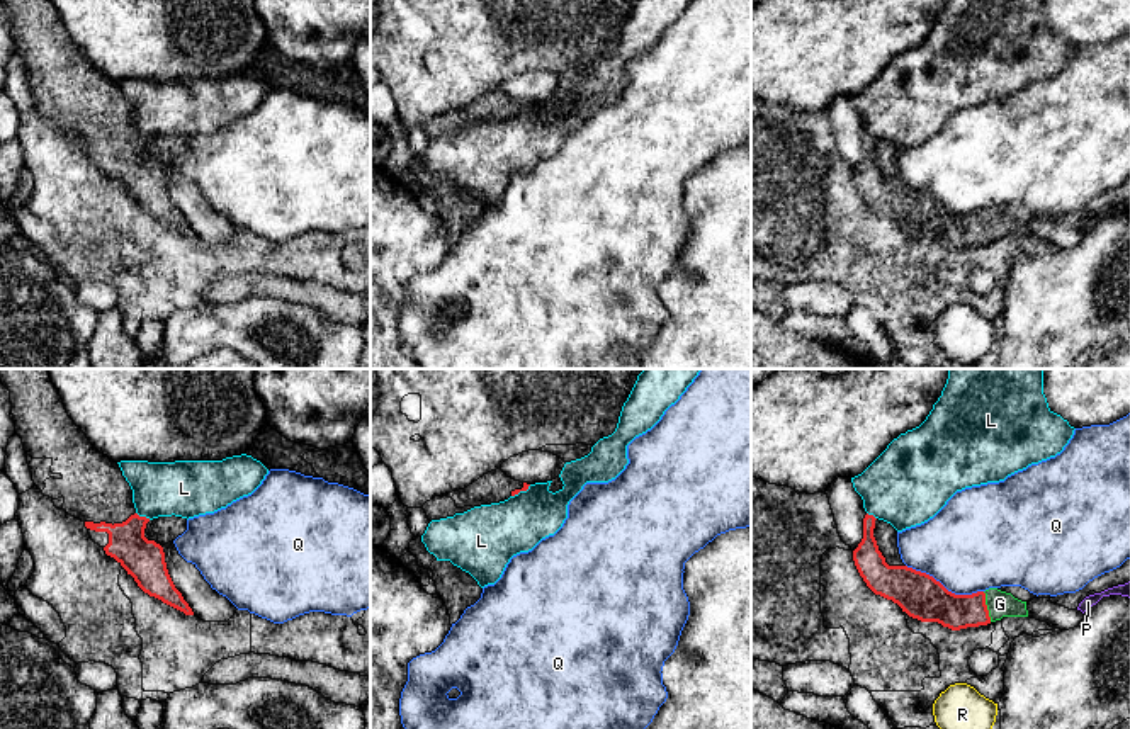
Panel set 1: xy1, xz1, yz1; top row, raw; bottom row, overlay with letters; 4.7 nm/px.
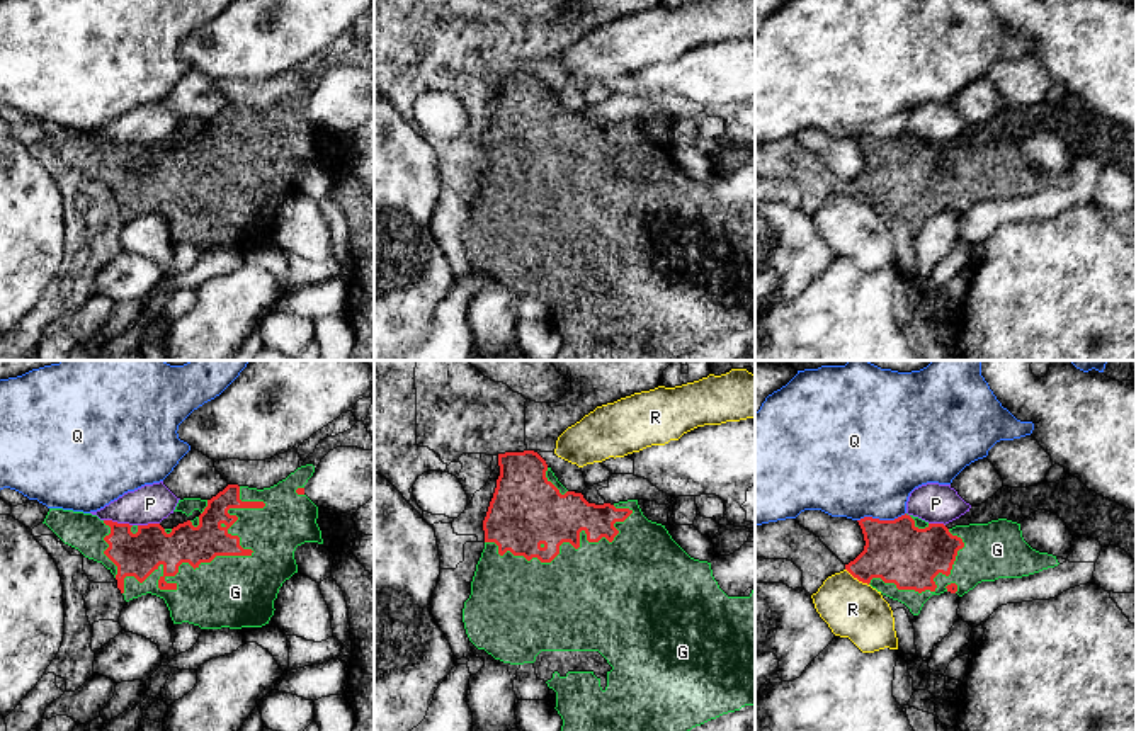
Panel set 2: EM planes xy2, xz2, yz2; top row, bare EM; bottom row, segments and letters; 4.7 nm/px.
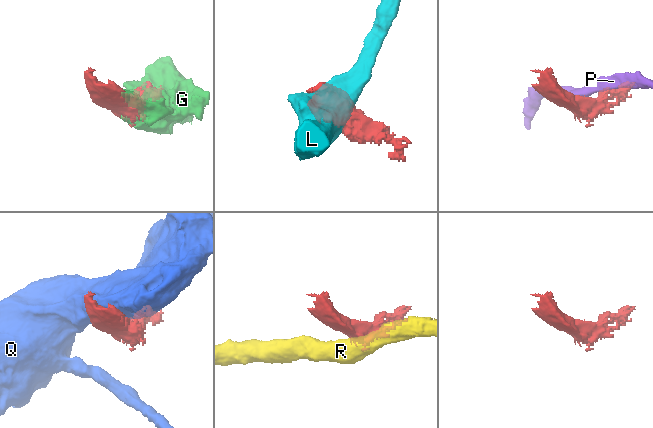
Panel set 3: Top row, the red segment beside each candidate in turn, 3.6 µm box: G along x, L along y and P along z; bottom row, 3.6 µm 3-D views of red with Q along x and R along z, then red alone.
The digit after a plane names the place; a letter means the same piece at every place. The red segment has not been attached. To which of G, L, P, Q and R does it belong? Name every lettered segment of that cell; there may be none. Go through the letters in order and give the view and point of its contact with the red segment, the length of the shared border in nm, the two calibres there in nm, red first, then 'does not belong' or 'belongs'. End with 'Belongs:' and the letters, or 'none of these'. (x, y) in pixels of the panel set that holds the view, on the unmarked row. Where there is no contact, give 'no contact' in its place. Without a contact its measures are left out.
G: xy2 (221, 174) | 800 nm | 180/340 nm | belongs
L: xy1 (143, 136) | 80 nm | 190/280 nm | does not belong
P: xy2 (116, 141) | 140 nm | 220/190 nm | does not belong
Q: yz1 (943, 206) | 400 nm | 220/440 nm | does not belong
R: yz2 (857, 198) | 140 nm | 300/280 nm | does not belong
Belongs: G

